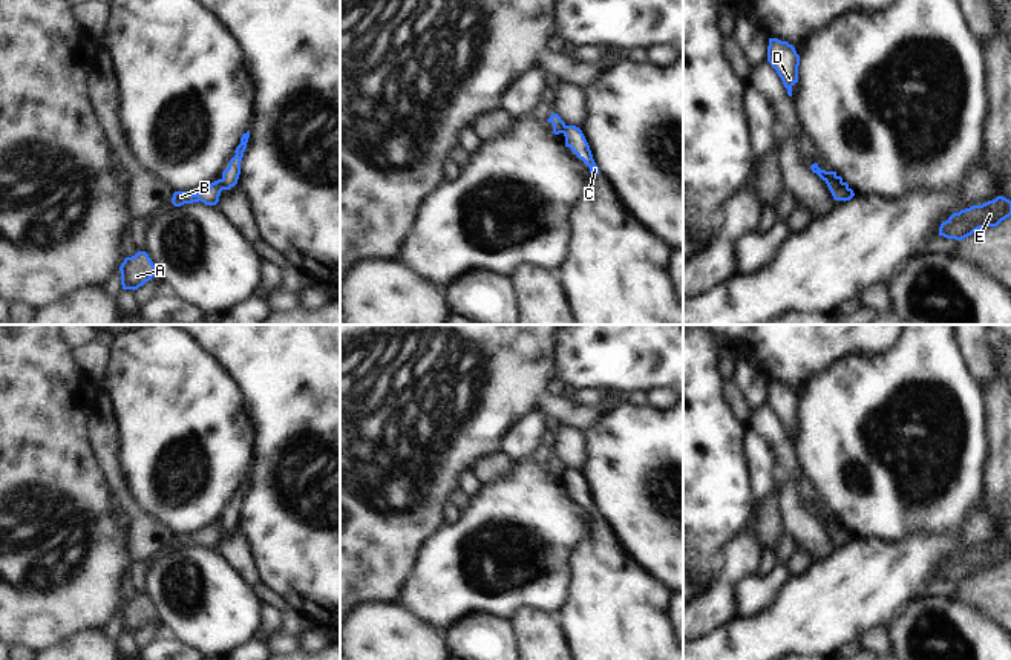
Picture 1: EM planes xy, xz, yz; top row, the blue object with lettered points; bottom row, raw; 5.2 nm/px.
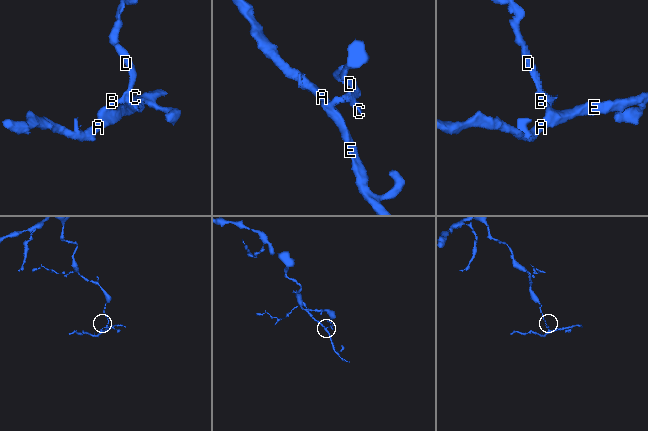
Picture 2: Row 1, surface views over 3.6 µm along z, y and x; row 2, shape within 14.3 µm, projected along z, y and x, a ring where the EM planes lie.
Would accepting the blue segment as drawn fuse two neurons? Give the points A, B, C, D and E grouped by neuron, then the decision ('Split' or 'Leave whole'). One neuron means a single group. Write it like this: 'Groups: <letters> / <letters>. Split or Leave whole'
Groups: A B E / C D. Split.

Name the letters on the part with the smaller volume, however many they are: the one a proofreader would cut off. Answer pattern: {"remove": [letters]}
{"remove": ["A", "B", "E"]}

